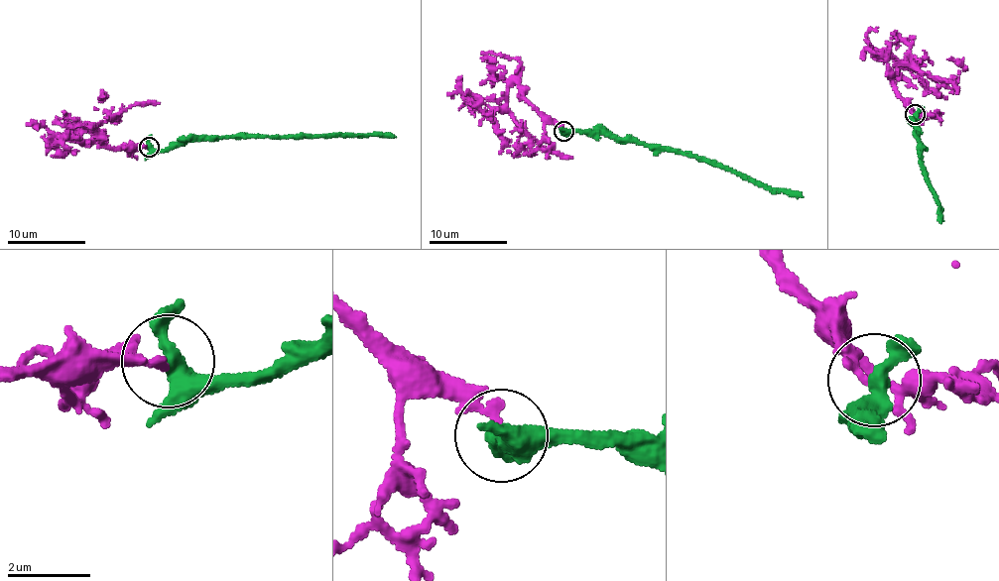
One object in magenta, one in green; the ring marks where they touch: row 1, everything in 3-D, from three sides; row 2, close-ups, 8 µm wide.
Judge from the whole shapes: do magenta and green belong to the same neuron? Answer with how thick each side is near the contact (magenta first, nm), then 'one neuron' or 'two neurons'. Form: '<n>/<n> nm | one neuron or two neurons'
200/320 nm | two neurons

